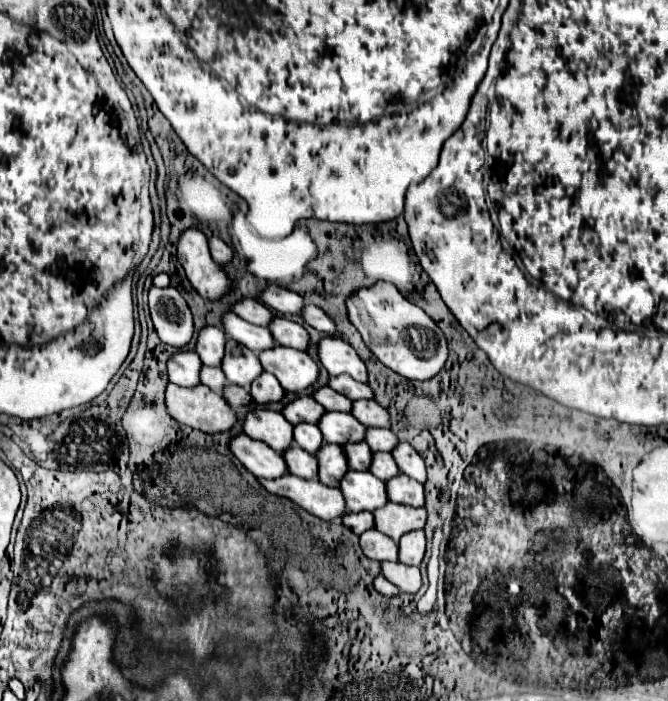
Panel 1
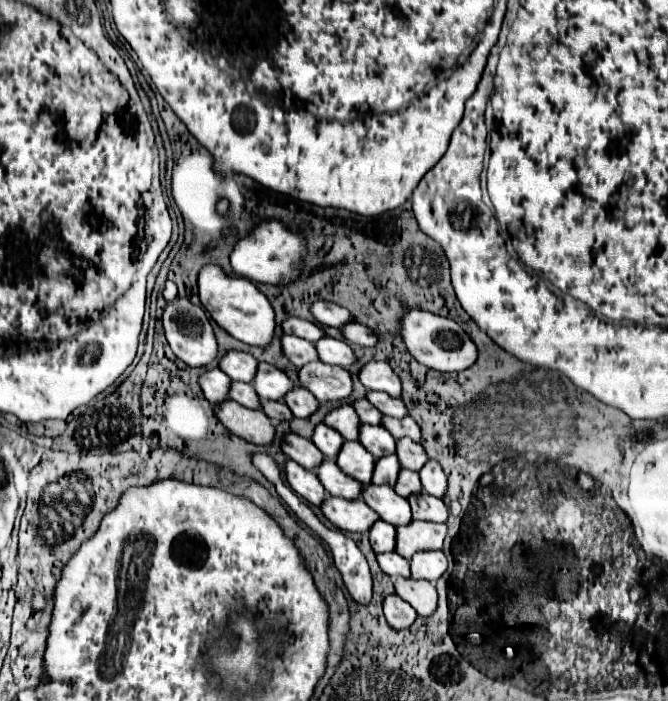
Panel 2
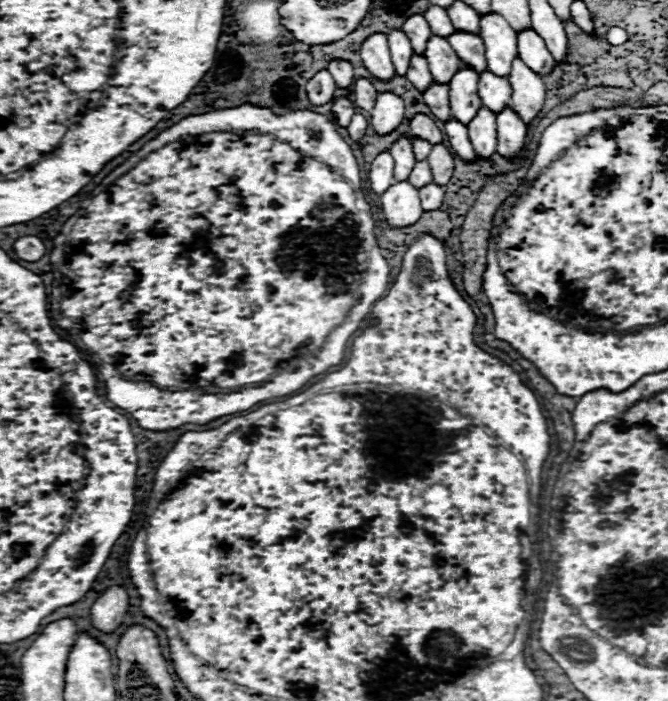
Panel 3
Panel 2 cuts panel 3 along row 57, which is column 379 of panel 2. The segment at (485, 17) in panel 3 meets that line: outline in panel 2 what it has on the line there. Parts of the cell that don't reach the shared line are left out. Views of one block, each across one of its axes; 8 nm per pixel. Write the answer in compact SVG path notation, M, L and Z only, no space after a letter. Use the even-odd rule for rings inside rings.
M368 484L368 486L362 486L362 494L360 496L388 524L402 526L402 524L412 522L408 500L398 496L390 486Z

